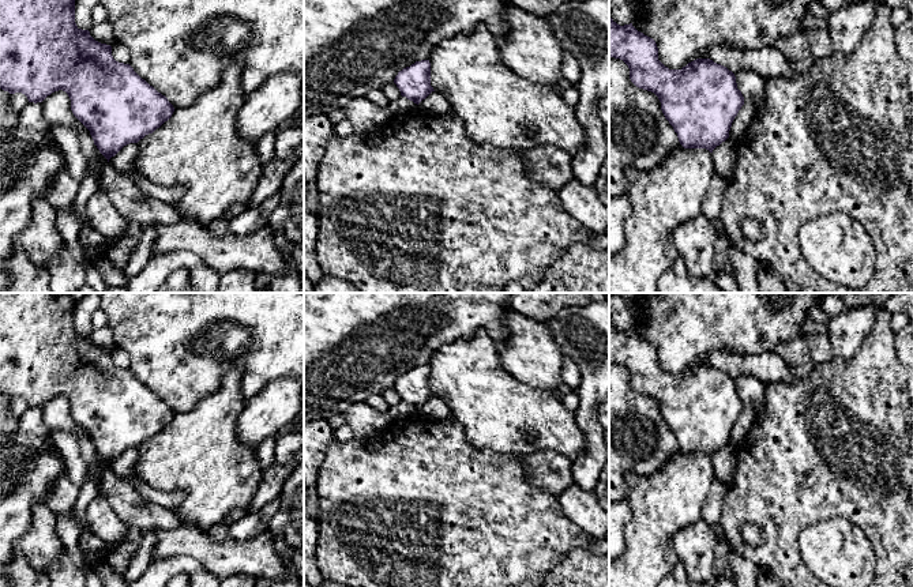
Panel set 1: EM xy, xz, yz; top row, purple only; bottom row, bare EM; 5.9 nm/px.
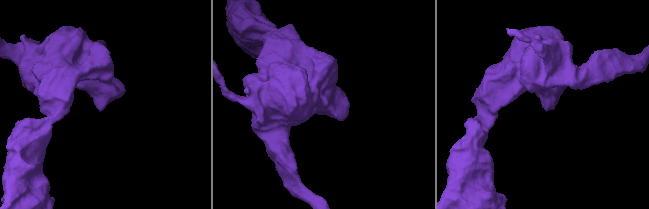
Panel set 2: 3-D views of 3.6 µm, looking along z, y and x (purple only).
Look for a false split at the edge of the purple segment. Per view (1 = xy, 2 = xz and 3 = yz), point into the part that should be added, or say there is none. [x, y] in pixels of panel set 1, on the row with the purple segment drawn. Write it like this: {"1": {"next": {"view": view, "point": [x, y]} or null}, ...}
{"1": {"next": null}, "2": {"next": null}, "3": {"next": null}}

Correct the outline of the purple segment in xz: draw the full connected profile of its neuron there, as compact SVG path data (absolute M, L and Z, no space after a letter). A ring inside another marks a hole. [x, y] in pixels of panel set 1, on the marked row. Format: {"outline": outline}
{"outline": "M429 60L416 61L410 67L403 68L395 76L394 83L399 89L402 97L406 97L418 105L435 91L431 86Z"}

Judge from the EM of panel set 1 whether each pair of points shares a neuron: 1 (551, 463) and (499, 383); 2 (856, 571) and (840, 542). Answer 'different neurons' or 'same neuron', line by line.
1: different neurons
2: same neuron

